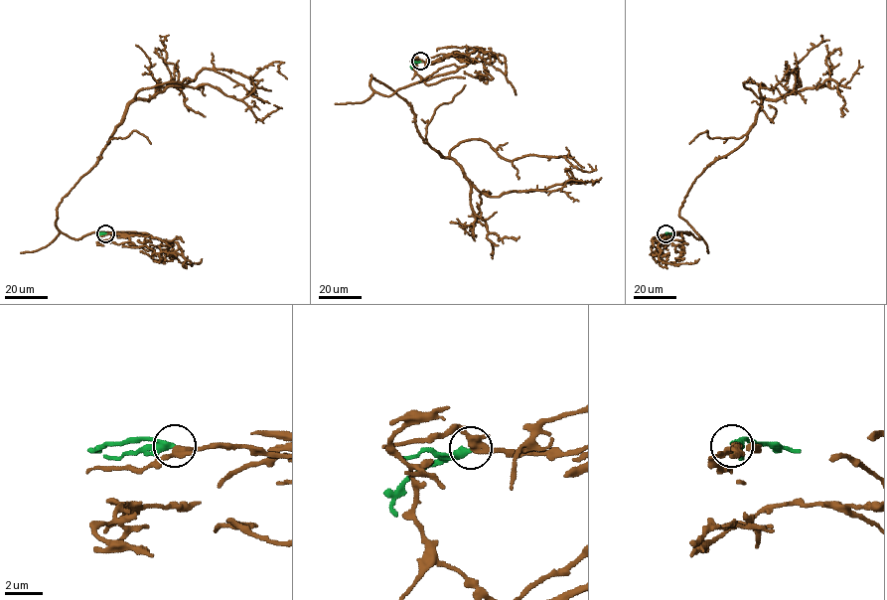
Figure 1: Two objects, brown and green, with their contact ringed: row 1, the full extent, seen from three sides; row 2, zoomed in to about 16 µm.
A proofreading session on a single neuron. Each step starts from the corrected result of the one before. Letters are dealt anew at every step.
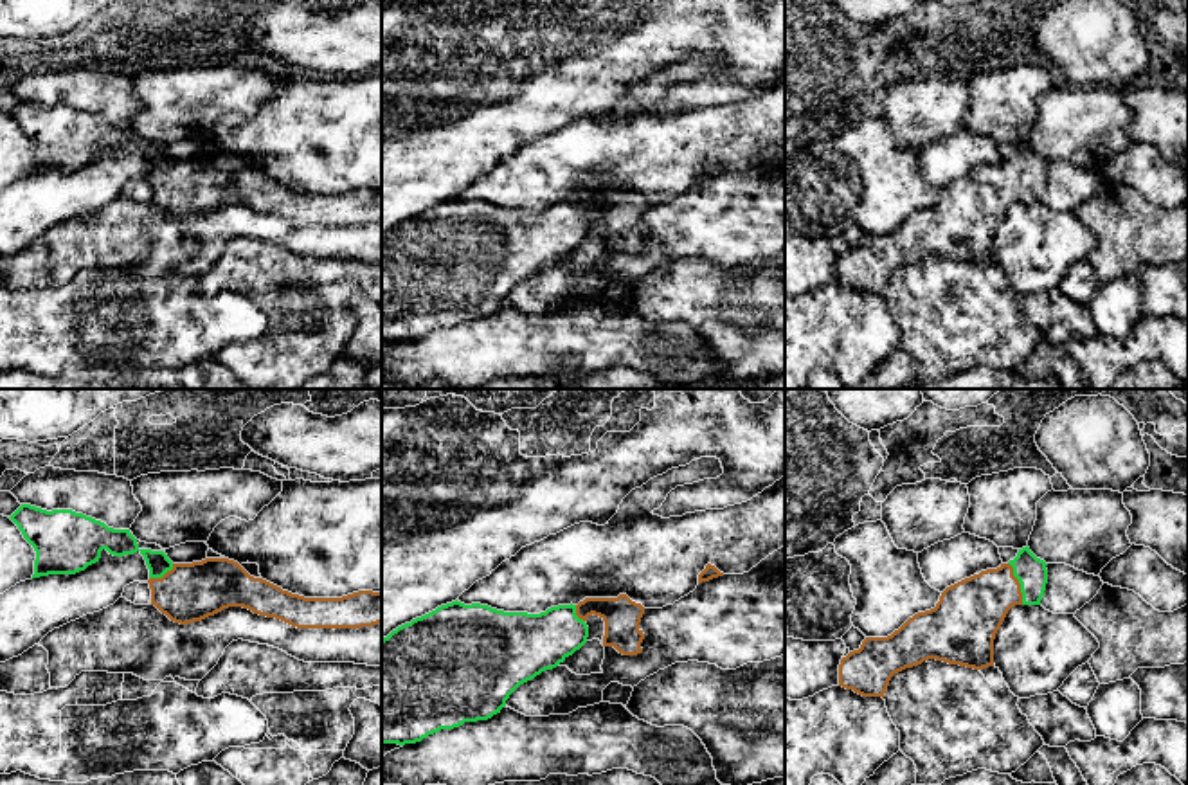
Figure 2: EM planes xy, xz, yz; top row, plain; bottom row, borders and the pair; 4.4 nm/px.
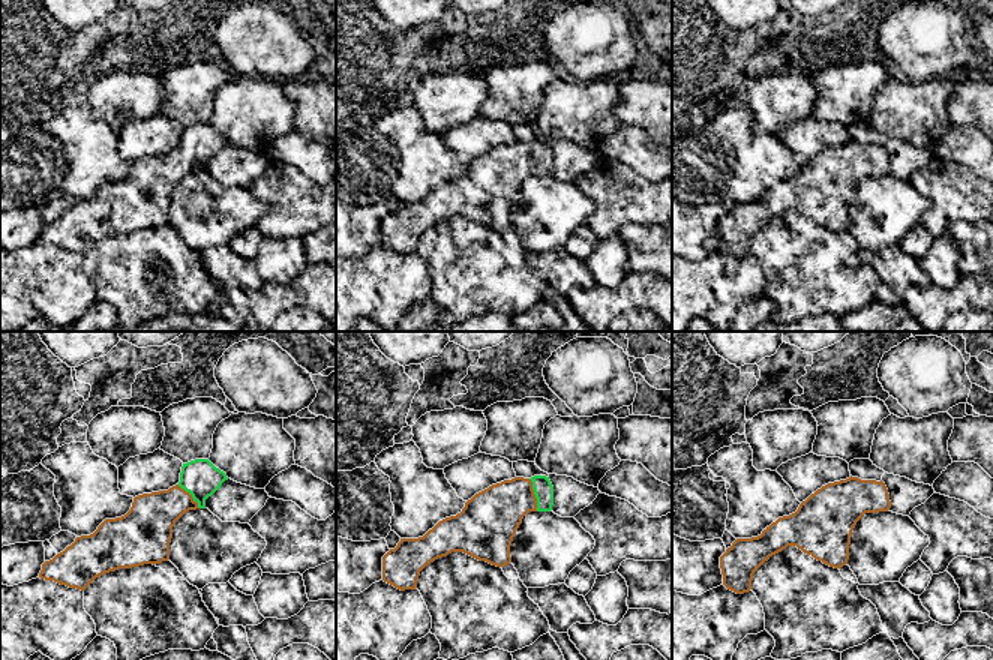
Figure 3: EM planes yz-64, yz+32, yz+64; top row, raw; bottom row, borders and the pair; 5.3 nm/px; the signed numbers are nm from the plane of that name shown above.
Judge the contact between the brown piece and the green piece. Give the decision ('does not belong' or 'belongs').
belongs

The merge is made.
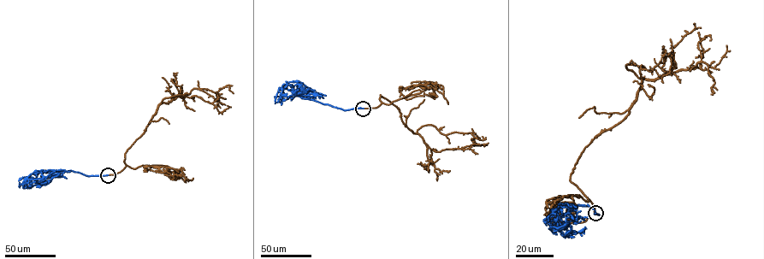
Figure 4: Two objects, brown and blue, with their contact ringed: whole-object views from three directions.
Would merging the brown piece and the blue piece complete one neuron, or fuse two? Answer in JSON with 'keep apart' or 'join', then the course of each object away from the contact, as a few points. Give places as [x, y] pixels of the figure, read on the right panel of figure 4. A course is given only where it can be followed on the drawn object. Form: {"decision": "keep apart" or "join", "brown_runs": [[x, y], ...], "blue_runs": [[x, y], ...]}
{"decision": "join", "brown_runs": [[595, 213], [570, 174], [628, 113], [642, 80], [676, 67], [663, 47], [660, 61]], "blue_runs": [[595, 213], [599, 214], [588, 204], [569, 204], [567, 207], [570, 209], [565, 214], [560, 211], [563, 225]]}

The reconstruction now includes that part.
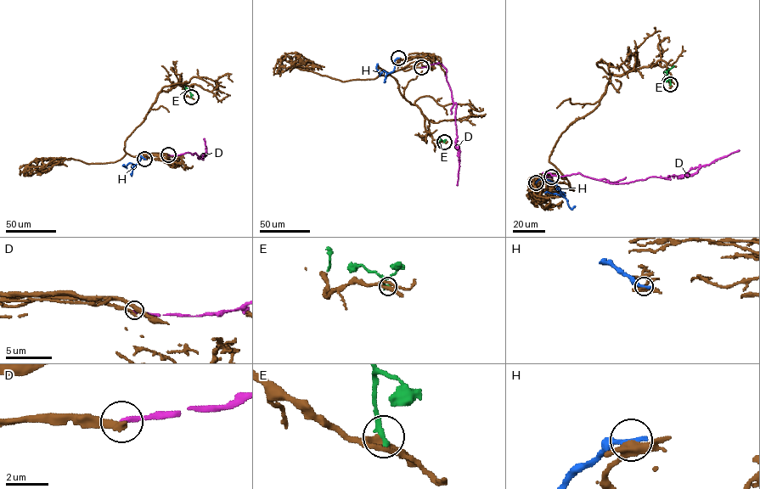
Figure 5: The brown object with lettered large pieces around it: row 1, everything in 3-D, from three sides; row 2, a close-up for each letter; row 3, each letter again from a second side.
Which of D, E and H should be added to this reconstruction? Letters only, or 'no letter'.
no letter

